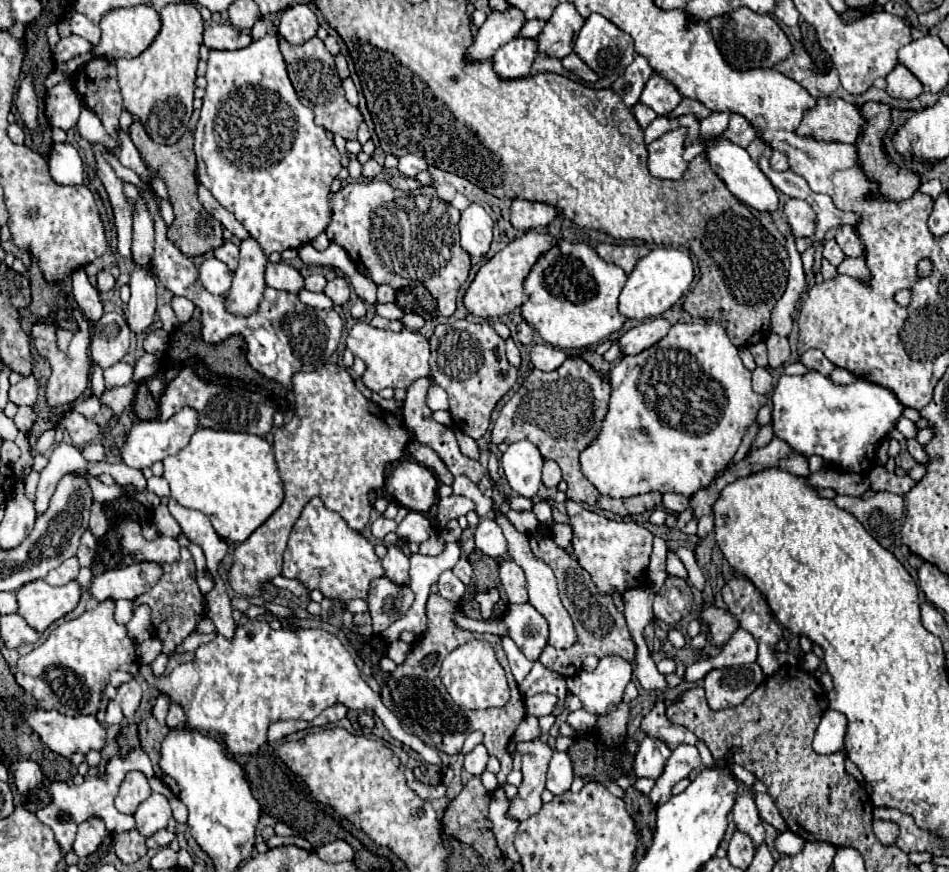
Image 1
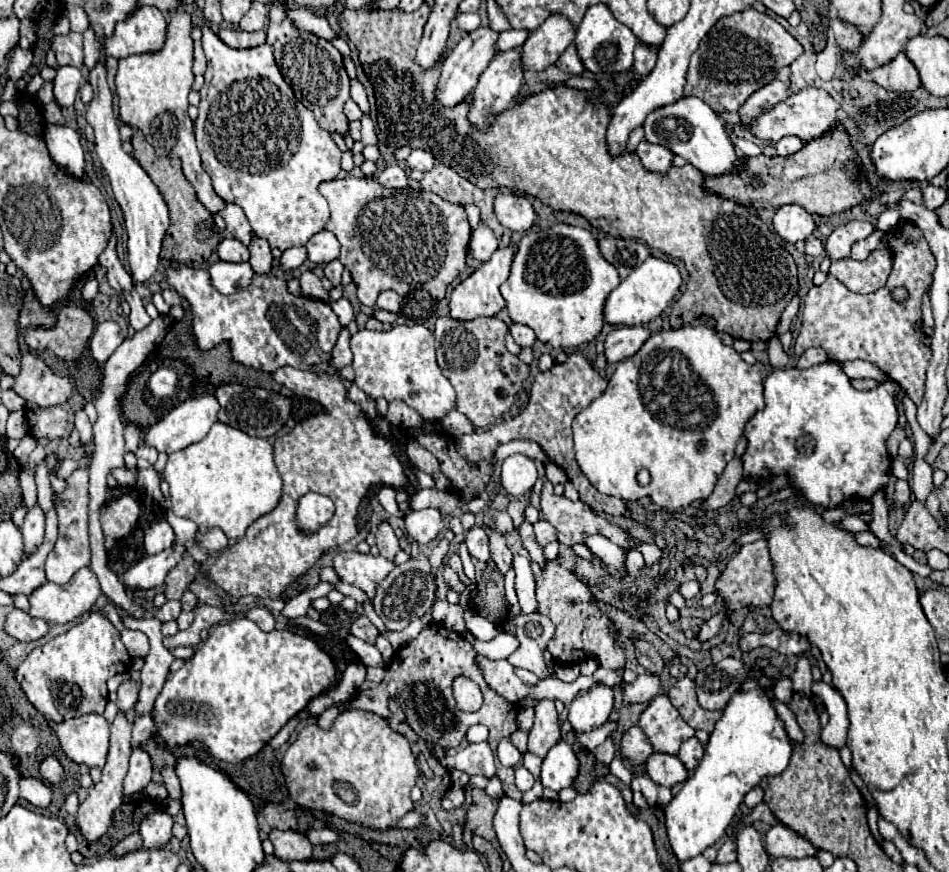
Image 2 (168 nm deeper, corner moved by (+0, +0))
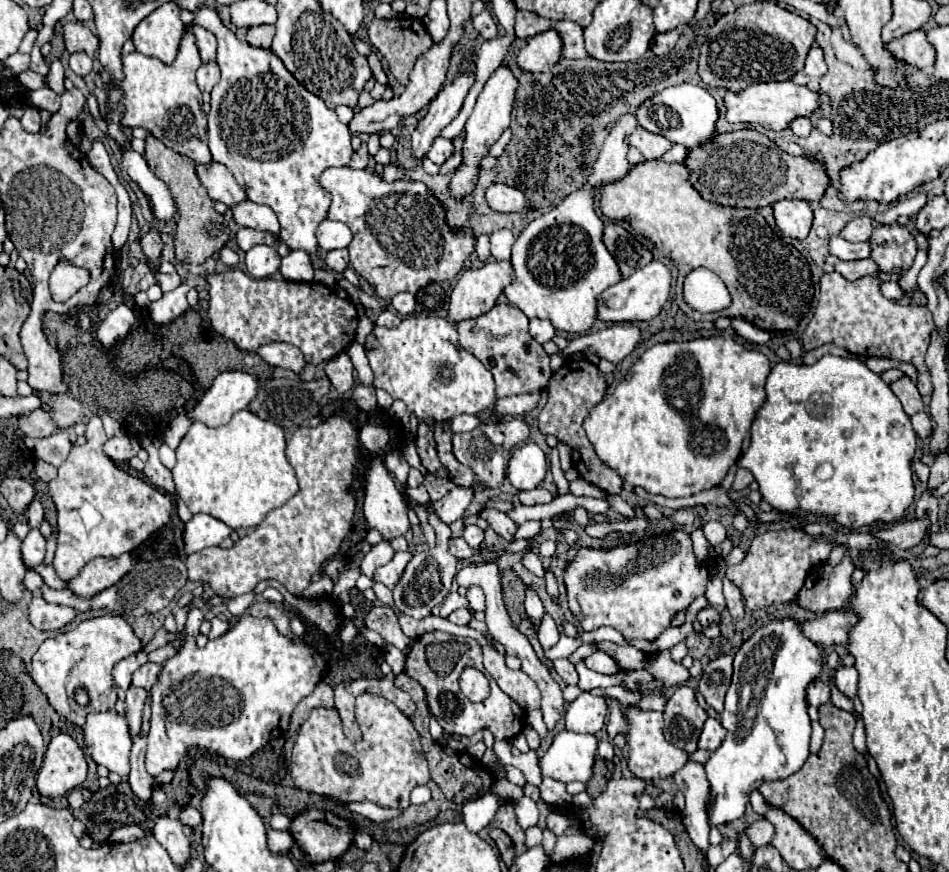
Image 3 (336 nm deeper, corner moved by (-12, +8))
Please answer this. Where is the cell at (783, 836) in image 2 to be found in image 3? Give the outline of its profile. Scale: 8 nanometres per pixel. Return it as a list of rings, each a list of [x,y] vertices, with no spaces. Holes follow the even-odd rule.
[[[760,819],[760,821],[752,823],[750,827],[746,827],[746,833],[748,833],[748,837],[750,837],[754,847],[762,847],[762,845],[772,843],[774,825],[768,819]]]

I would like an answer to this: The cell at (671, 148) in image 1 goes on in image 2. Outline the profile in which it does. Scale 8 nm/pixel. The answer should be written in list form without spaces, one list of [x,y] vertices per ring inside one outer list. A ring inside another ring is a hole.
[[[640,141],[640,145],[636,147],[636,155],[648,171],[668,171],[674,159],[674,153],[670,149],[648,141]]]

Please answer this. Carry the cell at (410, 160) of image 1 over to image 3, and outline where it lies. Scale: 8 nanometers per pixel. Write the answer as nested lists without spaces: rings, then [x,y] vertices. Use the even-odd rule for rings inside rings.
[[[436,137],[436,139],[434,139],[434,143],[432,143],[432,147],[428,149],[426,157],[428,157],[432,163],[442,165],[442,163],[452,155],[452,151],[454,151],[454,145],[452,145],[452,141],[450,141],[450,139]]]

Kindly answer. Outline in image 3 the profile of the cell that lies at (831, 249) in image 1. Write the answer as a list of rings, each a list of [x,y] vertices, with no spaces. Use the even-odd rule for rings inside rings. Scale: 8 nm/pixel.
[[[868,215],[854,217],[842,231],[840,237],[846,241],[868,241],[872,235],[872,219]]]

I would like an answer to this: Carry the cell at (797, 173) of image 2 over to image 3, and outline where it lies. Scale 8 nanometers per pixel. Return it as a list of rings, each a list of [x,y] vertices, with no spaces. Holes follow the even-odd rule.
[[[754,129],[722,133],[716,137],[716,141],[712,141],[712,145],[692,149],[684,163],[692,169],[690,181],[698,193],[720,205],[756,209],[774,205],[782,199],[806,199],[820,203],[826,189],[832,185],[820,159],[812,159],[808,155],[792,157]]]

